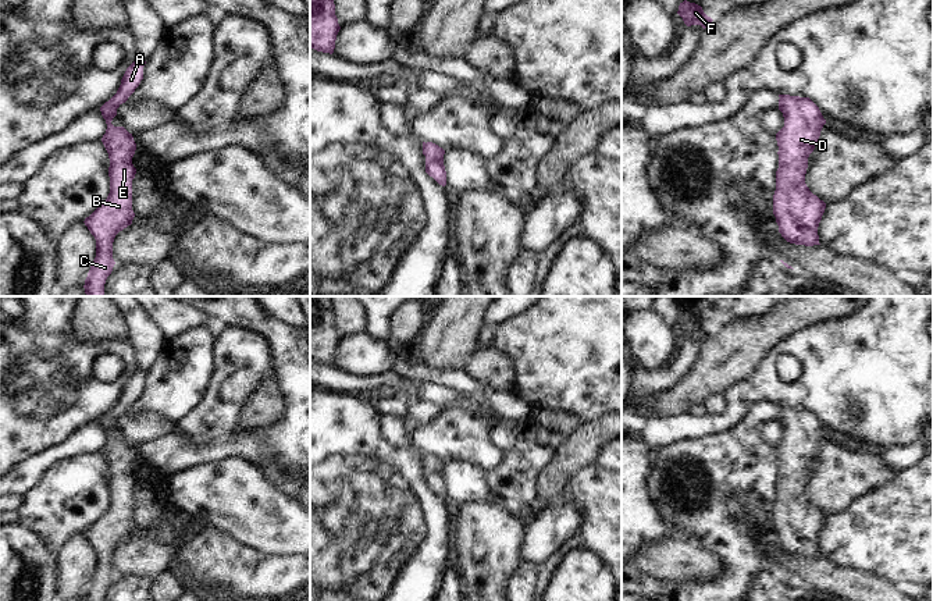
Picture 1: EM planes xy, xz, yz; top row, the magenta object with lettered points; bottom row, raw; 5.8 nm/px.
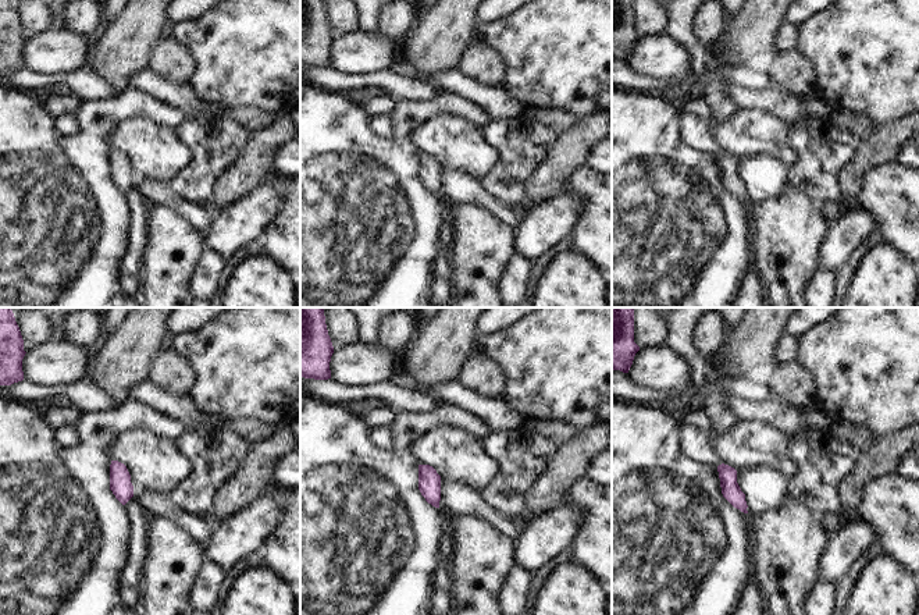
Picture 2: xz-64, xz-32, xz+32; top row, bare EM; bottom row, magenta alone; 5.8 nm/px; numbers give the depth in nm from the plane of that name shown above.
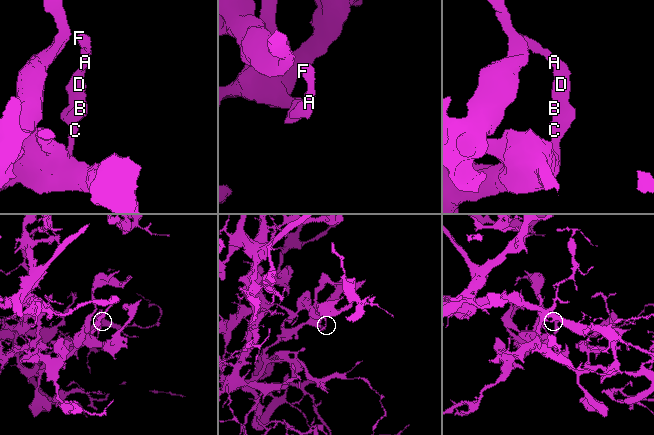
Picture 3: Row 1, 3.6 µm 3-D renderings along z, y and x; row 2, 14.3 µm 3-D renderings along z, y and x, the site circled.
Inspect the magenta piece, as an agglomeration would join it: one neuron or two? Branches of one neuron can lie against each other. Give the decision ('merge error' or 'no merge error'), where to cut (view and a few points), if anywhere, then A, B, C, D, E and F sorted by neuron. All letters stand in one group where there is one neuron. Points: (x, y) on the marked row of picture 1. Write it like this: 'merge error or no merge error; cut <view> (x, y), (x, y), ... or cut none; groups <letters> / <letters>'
no merge error; cut none; groups A B C D E F

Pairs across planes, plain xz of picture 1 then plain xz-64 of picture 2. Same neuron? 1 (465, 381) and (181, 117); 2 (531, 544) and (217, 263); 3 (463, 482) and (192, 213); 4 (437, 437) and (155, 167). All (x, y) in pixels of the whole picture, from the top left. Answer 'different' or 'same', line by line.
1: different
2: different
3: same
4: same

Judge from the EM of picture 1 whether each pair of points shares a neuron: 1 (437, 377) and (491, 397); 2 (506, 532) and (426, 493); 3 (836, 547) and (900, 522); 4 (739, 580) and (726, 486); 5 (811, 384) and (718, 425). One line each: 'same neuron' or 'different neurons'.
1: same neuron
2: different neurons
3: same neuron
4: same neuron
5: same neuron

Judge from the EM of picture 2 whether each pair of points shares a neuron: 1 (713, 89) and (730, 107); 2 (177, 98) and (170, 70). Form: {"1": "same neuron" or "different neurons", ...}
{"1": "same neuron", "2": "different neurons"}

